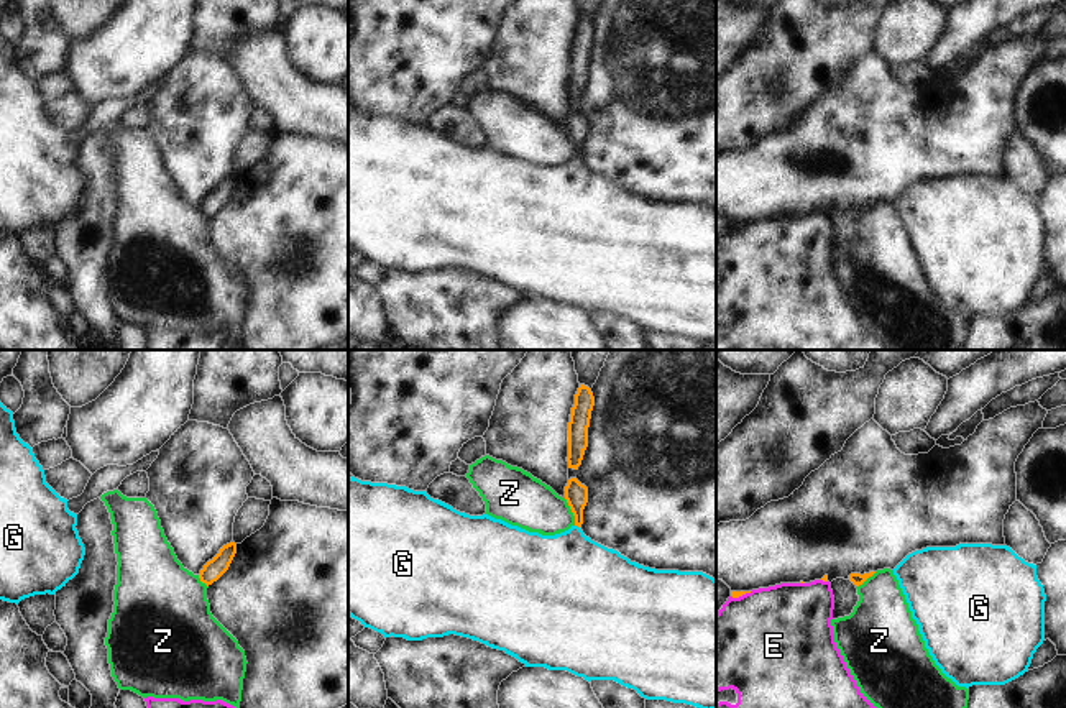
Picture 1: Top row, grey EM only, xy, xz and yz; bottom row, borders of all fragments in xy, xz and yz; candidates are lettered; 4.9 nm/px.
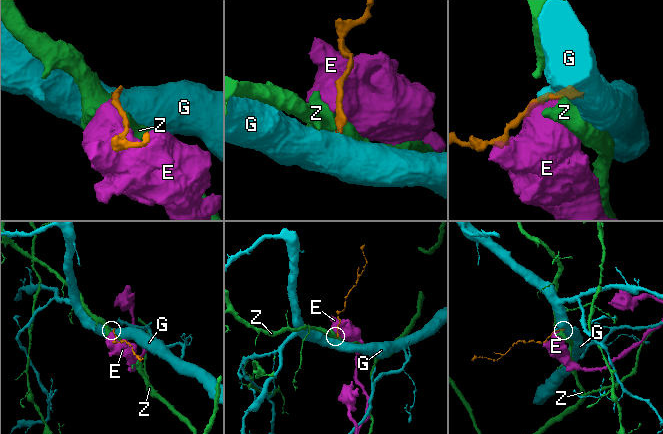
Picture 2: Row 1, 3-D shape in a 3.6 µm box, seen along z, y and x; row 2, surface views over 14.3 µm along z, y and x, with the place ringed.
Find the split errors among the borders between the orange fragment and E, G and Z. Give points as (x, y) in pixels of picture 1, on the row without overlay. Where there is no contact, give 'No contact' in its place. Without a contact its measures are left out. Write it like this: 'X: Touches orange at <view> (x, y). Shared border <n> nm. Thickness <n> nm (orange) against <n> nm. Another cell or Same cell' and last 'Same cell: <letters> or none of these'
E: Touches orange at yz (741, 227). Shared border 110 nm. Thickness 30 nm (orange) against 500 nm. Another cell
G: Touches orange at xz (578, 158). Shared border 40 nm. Thickness 110 nm (orange) against 420 nm. Same cell
Z: Touches orange at xz (572, 143). Shared border 150 nm. Thickness 110 nm (orange) against 260 nm. Another cell
Same cell: G

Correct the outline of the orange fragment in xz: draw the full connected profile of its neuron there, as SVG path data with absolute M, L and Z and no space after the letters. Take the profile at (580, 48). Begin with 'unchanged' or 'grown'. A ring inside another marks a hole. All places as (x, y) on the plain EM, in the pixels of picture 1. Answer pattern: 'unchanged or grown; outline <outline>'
unchanged; outline M580 16L568 54L568 100L578 102L581 97L585 82L588 79L588 59L593 38L595 30L591 21L585 16Z

